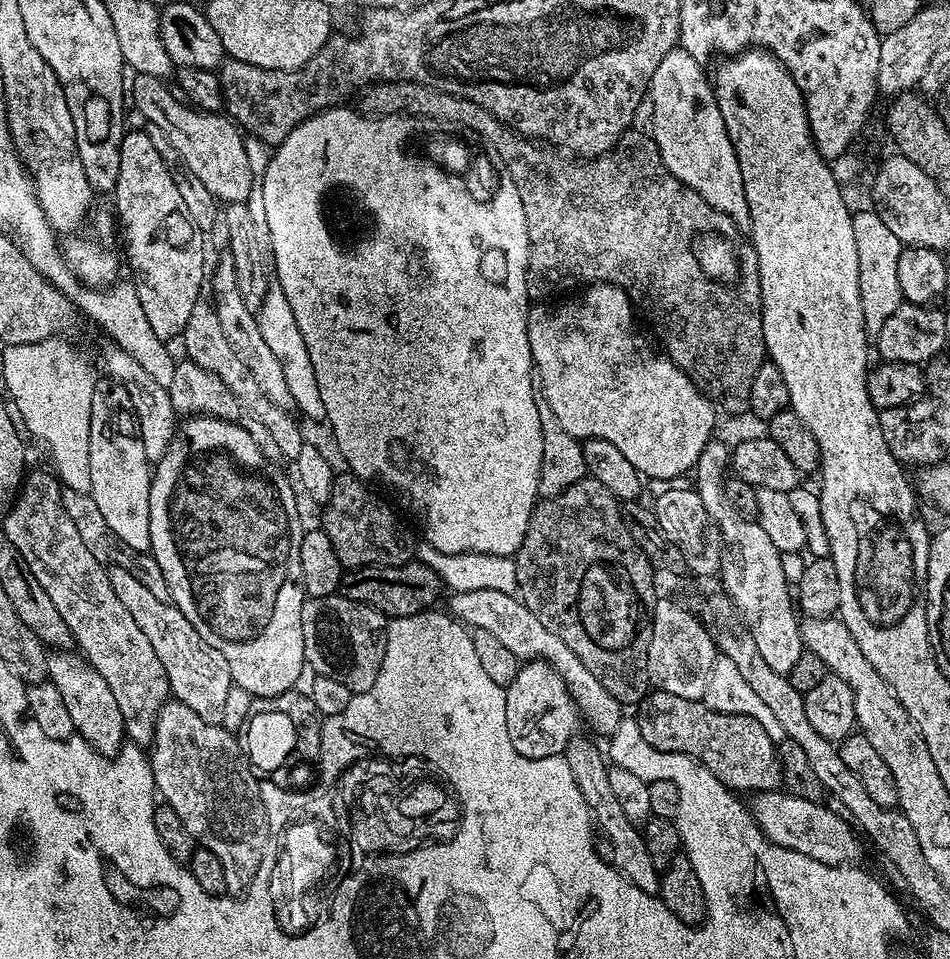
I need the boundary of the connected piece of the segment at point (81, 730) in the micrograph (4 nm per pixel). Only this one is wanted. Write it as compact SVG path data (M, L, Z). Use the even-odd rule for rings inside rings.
M52 650L48 653L48 680L62 693L70 722L76 727L75 735L81 736L94 751L109 758L115 756L126 743L126 733L122 710L118 710L118 702L110 686L106 686L106 678L75 651Z

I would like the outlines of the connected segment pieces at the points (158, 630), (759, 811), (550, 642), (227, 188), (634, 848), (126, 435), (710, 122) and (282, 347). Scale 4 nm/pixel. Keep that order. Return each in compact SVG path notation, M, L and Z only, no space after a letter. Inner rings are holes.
M112 568L108 577L110 586L114 586L114 594L122 598L122 606L126 606L134 622L138 622L138 630L142 630L142 634L150 638L150 646L154 646L154 654L158 654L166 670L171 695L190 706L190 710L194 710L198 718L222 725L226 697L234 685L230 670L219 652L215 652L202 639L194 626L190 626L190 622L177 610L175 604L154 598L148 587L138 578L134 578L134 574L121 568Z
M786 790L757 792L751 800L751 814L771 844L806 854L806 858L814 858L814 862L826 862L830 866L852 866L859 861L856 859L860 856L861 837L857 829L839 811L831 812L827 803L798 798Z
M466 590L465 592L452 592L448 597L447 611L452 619L460 621L461 624L472 630L486 630L494 634L494 638L500 639L521 662L542 660L545 664L551 664L552 669L560 675L562 682L572 695L572 701L576 703L577 709L582 717L583 723L589 724L600 736L611 737L620 728L622 719L622 706L613 696L608 693L606 686L582 666L582 658L558 638L558 634L550 634L534 614L530 614L527 606L520 601L519 595L502 593L497 590Z
M133 75L130 80L131 103L132 100L136 103L137 110L145 116L143 119L147 123L158 126L158 130L163 130L166 138L174 142L174 150L178 150L183 167L192 171L189 172L191 179L202 182L202 186L206 186L206 190L214 194L217 201L245 203L254 179L241 129L227 115L201 112L199 108L189 106L166 85L164 80L153 76Z
M573 739L566 749L566 755L570 771L574 774L574 782L578 790L582 790L582 798L586 798L586 806L592 814L594 828L598 833L594 844L596 852L610 867L618 869L630 882L634 882L641 894L659 893L661 869L656 868L654 858L650 858L643 831L632 824L630 818L626 818L622 805L610 790L609 761L604 761L603 754L590 741L580 739Z
M111 378L97 379L90 402L90 495L98 502L98 511L106 518L106 526L118 534L118 538L135 552L150 549L150 486L152 472L146 450L142 450L140 430L136 426L136 413L132 410L130 394L126 386Z
M682 47L668 51L658 62L648 86L647 103L652 103L650 135L662 154L662 162L690 190L694 190L718 213L731 220L748 224L749 206L738 170L738 154L726 134L726 122L718 110L716 93L710 78L704 74L701 61Z
M271 283L268 287L266 298L257 313L259 329L262 338L265 339L270 350L278 357L278 362L282 363L283 374L286 377L286 384L290 387L290 392L294 395L296 408L314 420L325 421L325 406L322 403L322 396L318 389L318 380L314 375L313 362L310 360L308 347L305 339L302 338L301 331L298 330L297 322L294 319L294 312L290 309L290 302L282 293L282 288L278 283Z

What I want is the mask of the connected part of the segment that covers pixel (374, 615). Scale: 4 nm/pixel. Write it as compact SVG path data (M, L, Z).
M308 596L302 606L304 658L317 676L334 678L353 694L368 692L384 661L390 620L383 612L365 604L335 596Z

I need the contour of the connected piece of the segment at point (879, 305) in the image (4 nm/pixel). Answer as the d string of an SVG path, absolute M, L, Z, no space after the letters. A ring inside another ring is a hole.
M875 210L868 212L852 212L854 226L854 243L858 245L858 282L860 283L860 301L862 302L862 318L864 328L870 334L875 334L886 326L886 318L894 314L902 303L900 287L898 286L898 258L902 245L898 238L878 218Z

